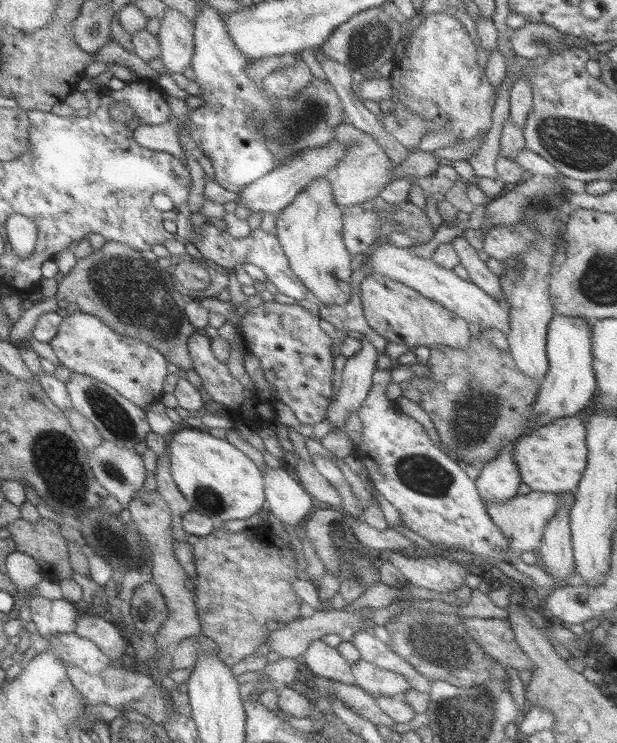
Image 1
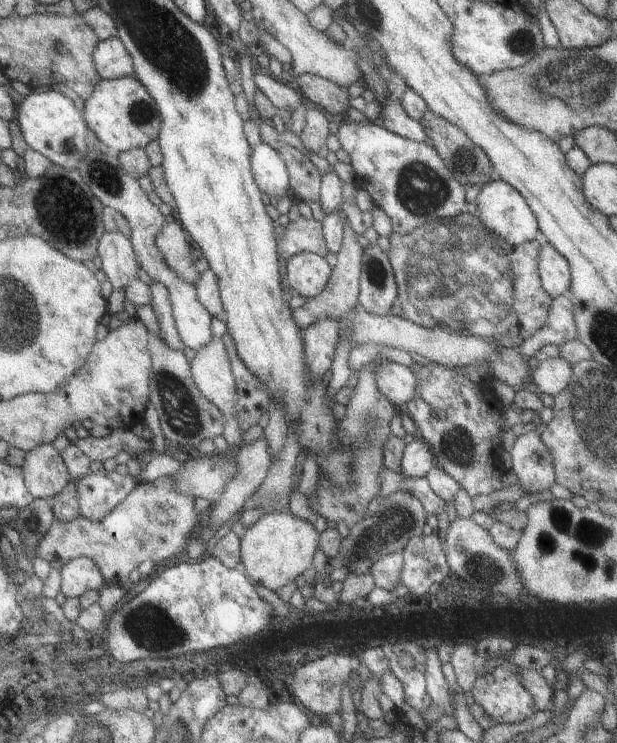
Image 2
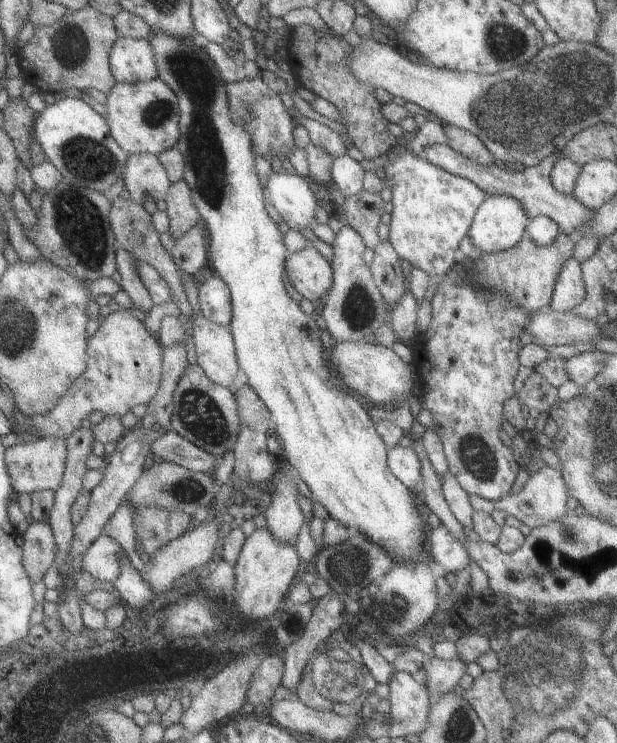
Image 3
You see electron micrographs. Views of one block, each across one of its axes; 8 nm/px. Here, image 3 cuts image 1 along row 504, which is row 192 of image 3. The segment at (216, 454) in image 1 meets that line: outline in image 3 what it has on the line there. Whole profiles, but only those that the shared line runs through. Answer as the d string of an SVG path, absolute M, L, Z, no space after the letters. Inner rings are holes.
M151 28L150 34L145 40L149 41L149 46L153 51L158 79L162 80L176 96L179 136L173 147L183 155L184 167L181 179L183 179L184 183L189 187L192 203L199 213L201 222L203 222L203 226L205 226L205 230L207 230L205 231L206 238L207 240L209 239L207 260L211 261L211 266L215 269L215 272L220 275L219 278L227 285L230 294L232 315L228 324L228 329L234 344L236 365L239 370L245 374L247 386L249 386L267 407L272 432L279 436L281 446L283 446L283 448L281 448L281 450L283 450L281 457L292 468L296 478L300 479L308 486L311 492L311 498L314 501L319 502L319 504L327 510L330 516L329 518L336 520L343 526L353 526L353 528L357 528L358 532L367 540L370 540L373 544L380 545L394 563L397 563L398 565L405 565L412 561L426 560L427 552L424 544L426 526L421 523L421 517L415 508L415 504L418 501L414 500L412 490L403 486L395 476L389 472L386 465L386 452L388 449L376 433L376 430L374 429L375 422L369 418L365 404L359 401L357 397L349 394L349 392L343 392L340 387L335 386L335 384L331 382L331 378L329 378L329 363L325 362L325 358L323 358L323 354L321 354L319 320L314 315L305 314L300 309L298 303L287 295L287 292L283 287L281 274L284 273L285 259L287 258L287 255L291 253L288 252L283 245L283 234L277 230L277 226L265 211L266 197L264 190L259 185L257 175L251 172L251 164L254 164L253 159L255 158L255 154L252 151L252 144L250 143L247 133L243 130L243 127L230 118L230 112L228 111L226 103L225 82L220 77L220 72L217 70L216 66L207 58L207 53L202 47L207 41L197 34L195 34L194 38L172 39Z

